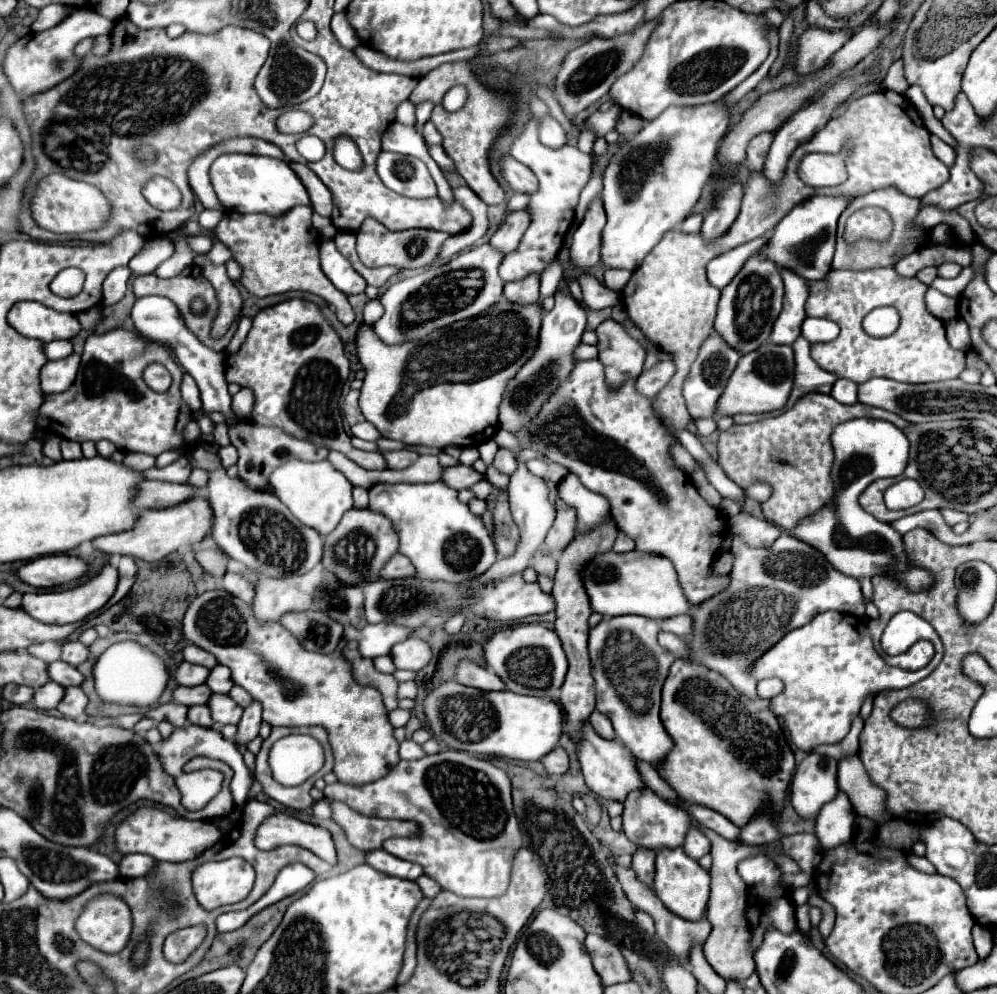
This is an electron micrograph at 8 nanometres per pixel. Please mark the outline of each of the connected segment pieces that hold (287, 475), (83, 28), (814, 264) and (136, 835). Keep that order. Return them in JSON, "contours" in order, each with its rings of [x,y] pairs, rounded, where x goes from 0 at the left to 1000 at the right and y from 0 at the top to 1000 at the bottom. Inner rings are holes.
{"contours":[[[[293,461],[271,477],[271,487],[275,489],[275,497],[291,511],[291,515],[303,527],[313,529],[323,539],[329,539],[329,535],[333,535],[333,531],[337,531],[341,525],[343,517],[353,511],[353,487],[331,467],[331,463],[307,465]]],[[[78,8],[58,26],[54,26],[50,30],[44,30],[44,32],[34,32],[30,36],[24,36],[24,38],[16,40],[16,44],[10,46],[8,52],[6,52],[4,72],[6,72],[10,85],[14,87],[14,91],[20,97],[32,97],[32,95],[44,93],[46,89],[56,87],[58,82],[66,80],[68,76],[72,76],[78,70],[80,62],[74,60],[72,50],[80,40],[100,36],[100,34],[108,34],[112,28],[114,28],[114,22],[100,16],[96,10]]],[[[816,197],[806,205],[794,209],[782,225],[770,237],[762,256],[774,262],[780,270],[788,270],[804,278],[806,282],[822,282],[832,274],[837,252],[839,252],[839,223],[853,201],[843,201],[837,197]]],[[[140,811],[136,813],[136,817],[132,817],[130,821],[126,821],[114,835],[114,851],[116,857],[122,861],[140,857],[140,859],[148,859],[160,867],[169,865],[169,867],[185,867],[185,865],[193,865],[197,861],[201,861],[201,857],[209,855],[213,849],[219,847],[219,843],[223,841],[223,837],[219,835],[219,831],[211,825],[187,825],[187,823],[175,823],[169,817],[154,813],[154,811]]]]}

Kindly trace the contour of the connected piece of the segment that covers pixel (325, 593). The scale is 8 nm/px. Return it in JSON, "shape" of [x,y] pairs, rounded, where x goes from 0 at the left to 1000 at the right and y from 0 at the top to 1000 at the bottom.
{"shape":[[[325,575],[325,586],[315,594],[317,614],[329,618],[343,630],[363,632],[365,626],[365,596],[359,588],[345,588],[333,575]]]}

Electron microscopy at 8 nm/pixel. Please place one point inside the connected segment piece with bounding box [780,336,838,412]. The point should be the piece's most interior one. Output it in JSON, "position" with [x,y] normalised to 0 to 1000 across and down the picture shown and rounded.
{"position":[810,379]}

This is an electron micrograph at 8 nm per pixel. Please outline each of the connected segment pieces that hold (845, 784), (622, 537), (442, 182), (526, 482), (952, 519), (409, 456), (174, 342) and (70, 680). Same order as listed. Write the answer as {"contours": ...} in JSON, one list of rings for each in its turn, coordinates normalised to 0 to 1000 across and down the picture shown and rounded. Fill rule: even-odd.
{"contours":[[[[853,761],[841,767],[841,791],[845,797],[851,799],[851,803],[855,805],[857,815],[863,821],[875,823],[881,829],[883,827],[891,827],[891,819],[887,815],[887,795],[877,791],[869,777],[867,771],[861,761]],[[859,767],[859,769],[857,769]]],[[[620,535],[620,541],[618,541],[614,553],[616,555],[632,555],[632,553],[636,553],[636,543],[630,541],[626,535]]],[[[433,159],[427,163],[427,167],[429,167],[429,171],[431,171],[431,175],[433,175],[435,183],[437,183],[439,197],[443,197],[443,201],[447,201],[447,203],[453,203],[453,201],[455,201],[455,195],[453,195],[453,189],[449,187],[449,183],[447,183],[447,179],[445,179],[441,167],[439,167]]],[[[522,465],[520,467],[520,473],[512,479],[510,497],[512,497],[512,513],[514,513],[514,519],[516,519],[518,527],[522,529],[524,545],[522,545],[522,551],[518,553],[518,559],[512,559],[510,563],[506,563],[506,561],[499,563],[487,577],[481,579],[481,584],[485,584],[485,586],[487,584],[504,584],[504,581],[508,581],[512,577],[518,577],[518,575],[524,575],[526,571],[530,571],[532,569],[532,561],[544,549],[544,545],[548,541],[548,535],[554,529],[554,523],[558,521],[558,511],[556,511],[556,507],[550,501],[552,493],[550,493],[548,483],[532,477],[526,465]]],[[[945,511],[945,513],[943,513],[943,517],[945,517],[945,521],[947,521],[953,529],[957,529],[957,527],[961,527],[961,525],[965,525],[965,523],[973,523],[973,519],[971,519],[971,517],[961,515],[961,513],[951,513],[951,511]]],[[[407,451],[407,453],[397,453],[397,455],[385,455],[385,461],[389,463],[389,471],[403,473],[403,471],[413,469],[421,461],[421,457]]],[[[164,298],[138,300],[134,310],[132,310],[132,322],[134,322],[134,328],[136,328],[136,332],[142,340],[169,346],[169,350],[175,352],[179,364],[197,382],[197,386],[201,390],[201,400],[203,400],[203,406],[205,406],[203,410],[207,414],[223,414],[229,423],[229,427],[239,425],[233,419],[233,412],[231,412],[231,396],[227,392],[229,384],[227,384],[227,378],[225,378],[225,370],[227,370],[225,368],[225,356],[219,356],[219,354],[207,350],[205,346],[201,346],[201,342],[197,342],[197,338],[189,332],[181,312],[177,310],[177,306],[173,306],[173,302],[169,302]]],[[[56,664],[56,666],[48,668],[48,680],[50,680],[52,686],[62,688],[64,692],[80,690],[82,684],[84,684],[84,680],[74,670],[70,670],[70,668],[62,666],[62,664]]]]}

